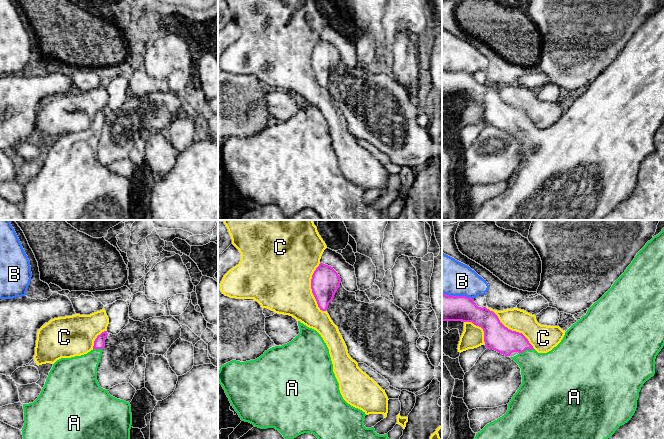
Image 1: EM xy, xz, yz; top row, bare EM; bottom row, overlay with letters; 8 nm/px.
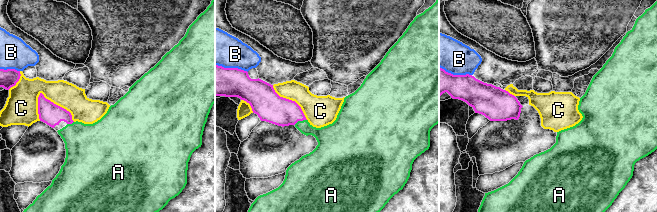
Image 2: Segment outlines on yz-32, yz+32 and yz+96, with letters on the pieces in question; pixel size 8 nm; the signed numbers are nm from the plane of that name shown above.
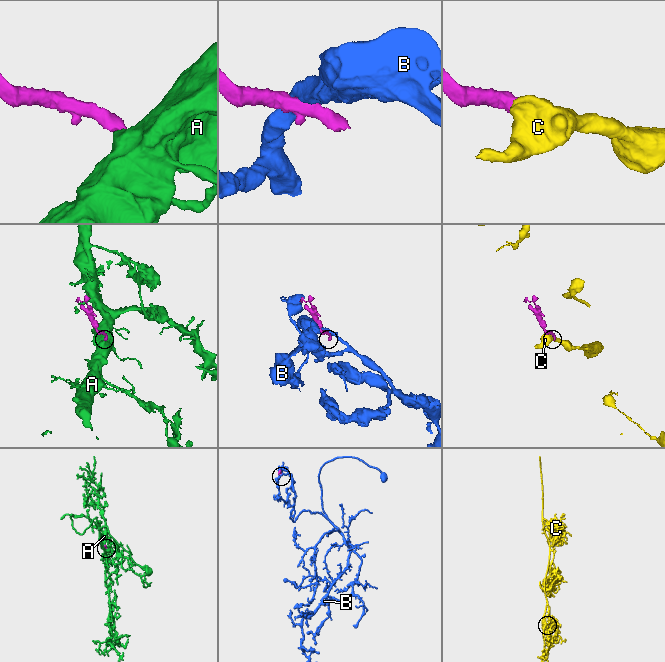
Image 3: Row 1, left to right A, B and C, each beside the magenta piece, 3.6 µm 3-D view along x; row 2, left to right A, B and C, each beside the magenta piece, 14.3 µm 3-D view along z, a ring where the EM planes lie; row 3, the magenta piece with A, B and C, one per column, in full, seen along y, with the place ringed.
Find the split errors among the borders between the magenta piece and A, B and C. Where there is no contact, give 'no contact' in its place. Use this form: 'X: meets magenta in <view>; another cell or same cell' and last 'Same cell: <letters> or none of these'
A: meets magenta in yz; same cell
B: meets magenta in yz; another cell
C: meets magenta in yz; another cell
Same cell: A

